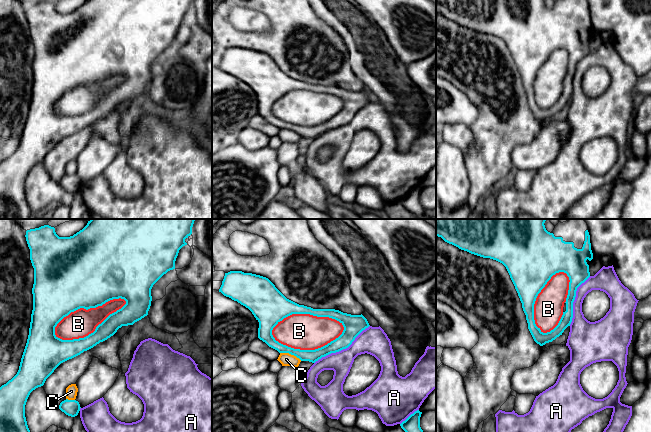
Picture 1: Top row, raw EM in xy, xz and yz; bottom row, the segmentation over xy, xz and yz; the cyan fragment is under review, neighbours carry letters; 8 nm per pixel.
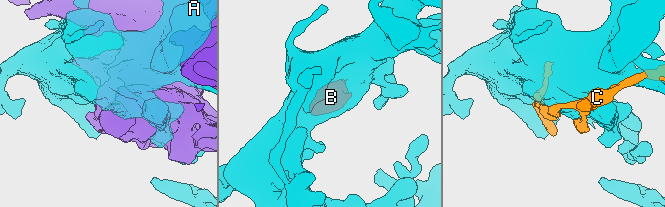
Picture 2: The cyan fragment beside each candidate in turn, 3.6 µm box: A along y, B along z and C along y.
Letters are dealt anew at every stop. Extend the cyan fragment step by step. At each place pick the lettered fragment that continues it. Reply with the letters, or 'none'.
none

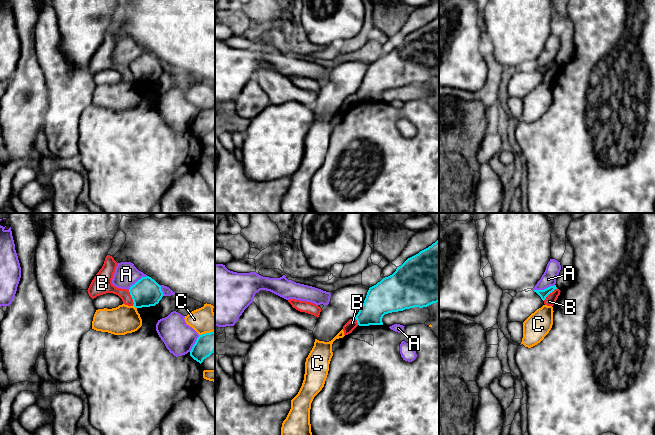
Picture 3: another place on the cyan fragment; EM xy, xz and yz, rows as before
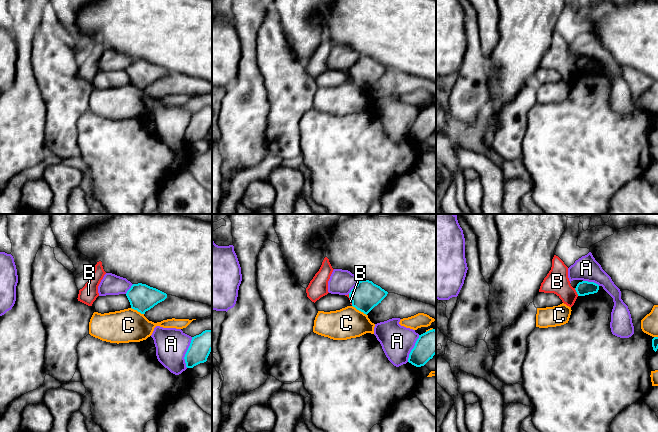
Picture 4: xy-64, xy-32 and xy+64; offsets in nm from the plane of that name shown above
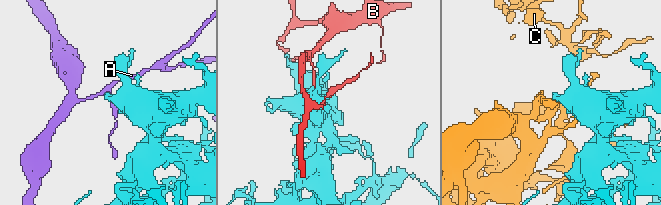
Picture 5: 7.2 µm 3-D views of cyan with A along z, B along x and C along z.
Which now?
none

